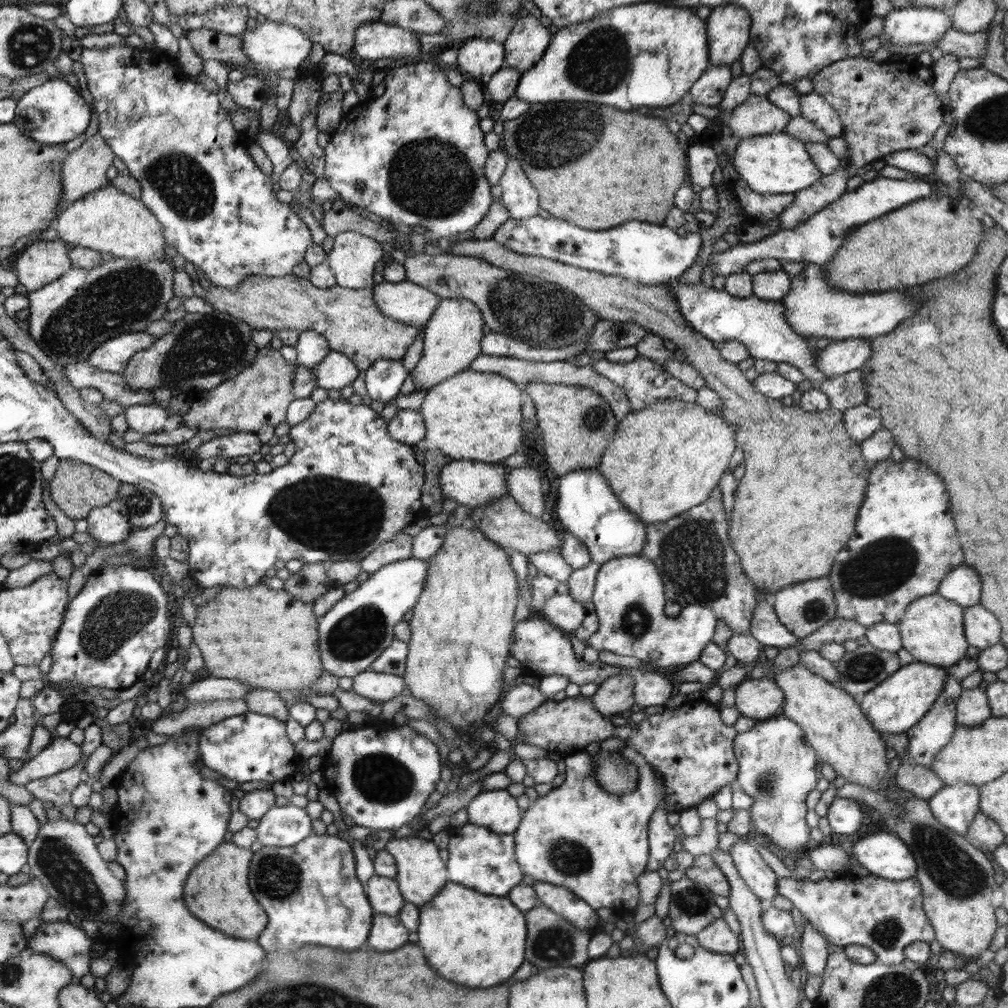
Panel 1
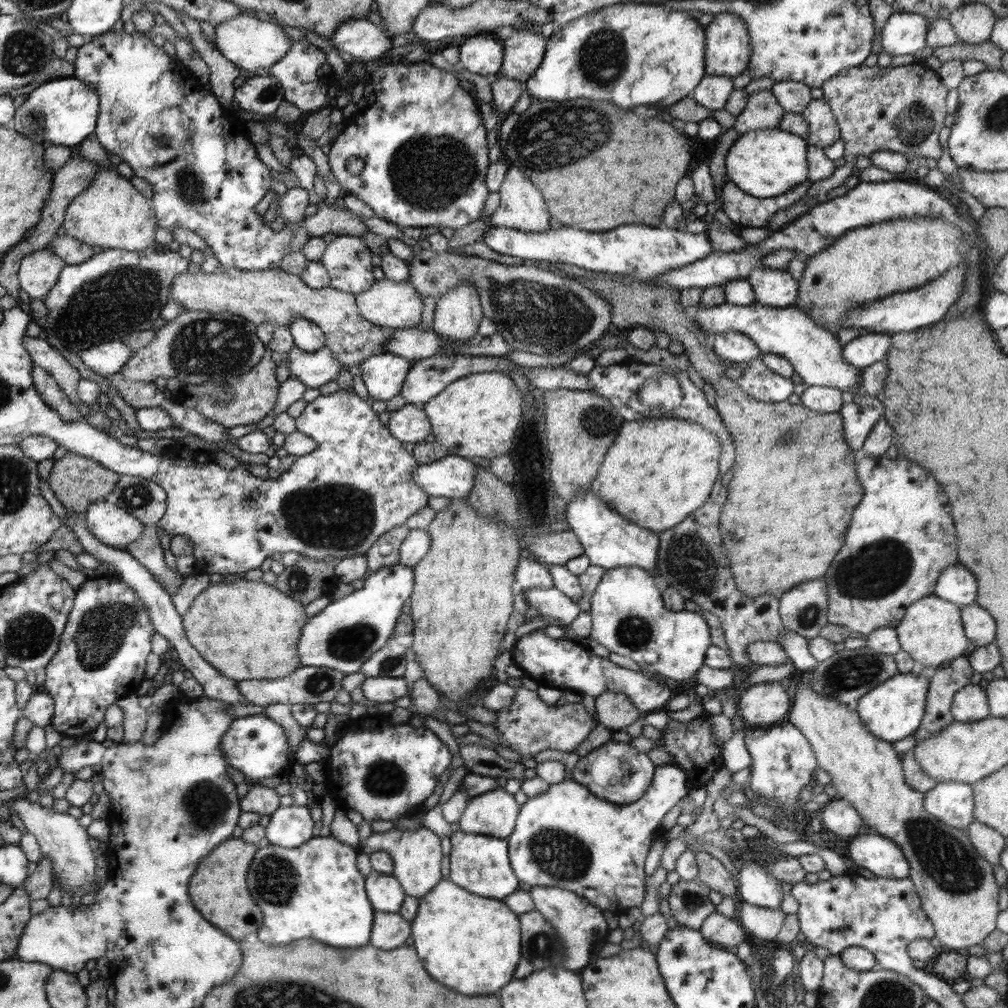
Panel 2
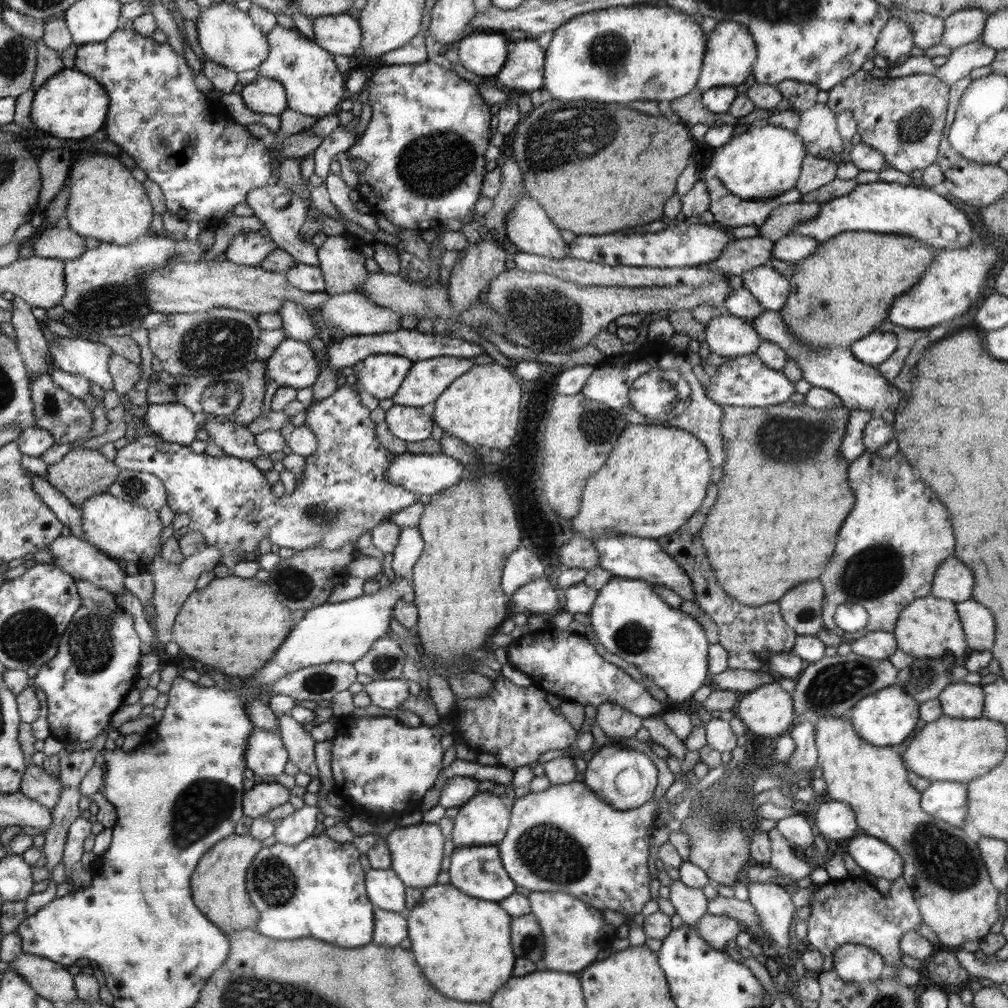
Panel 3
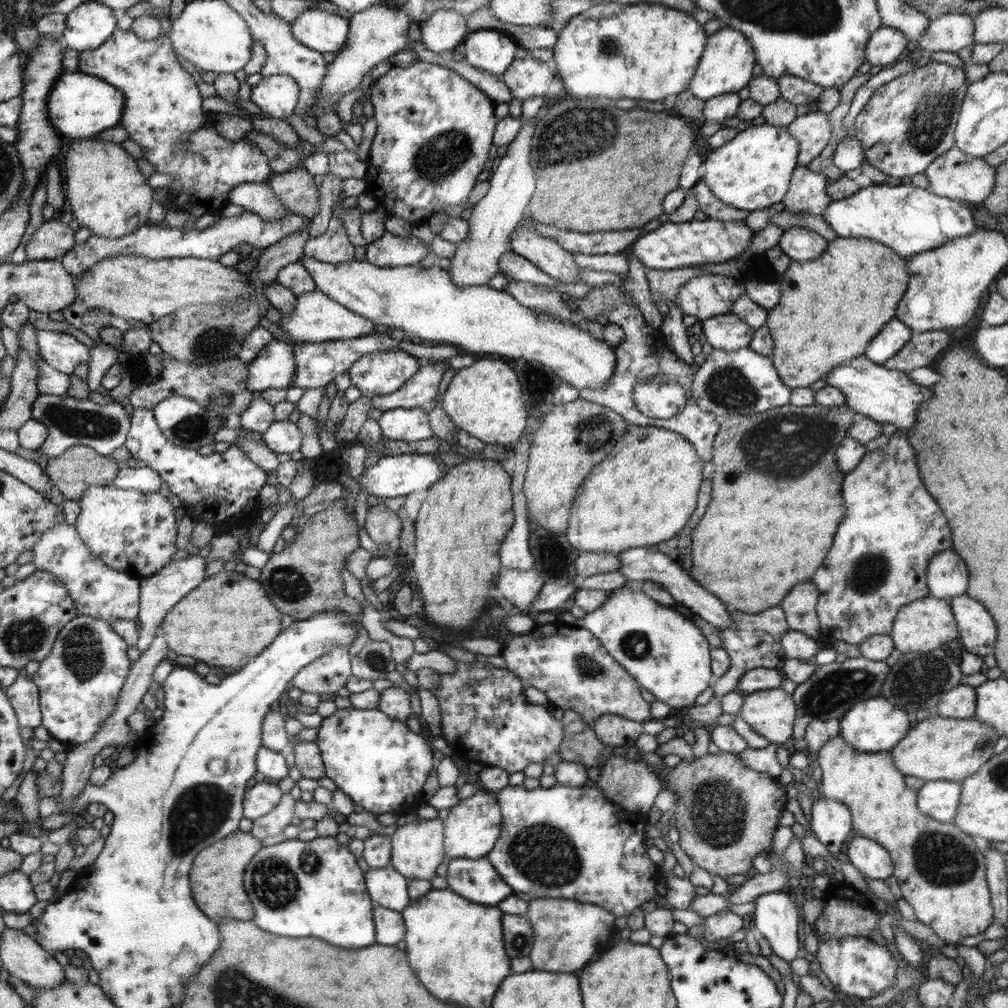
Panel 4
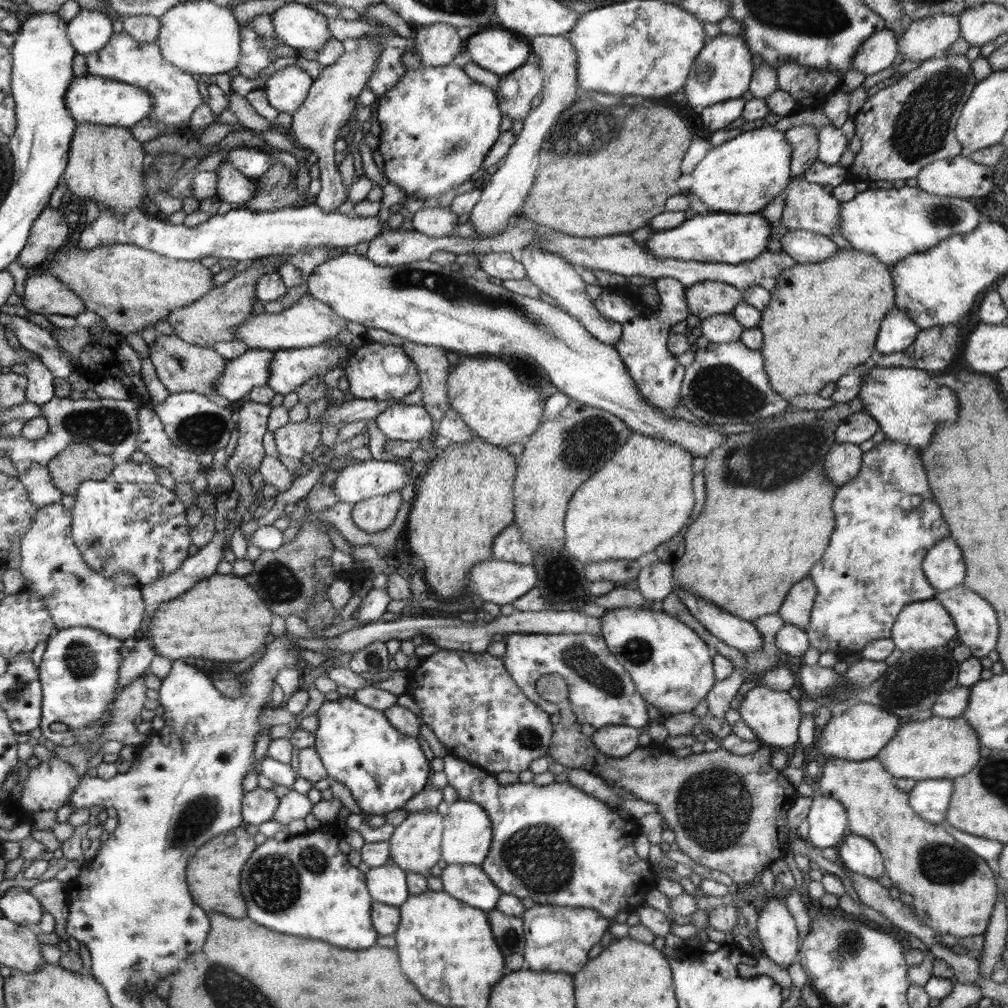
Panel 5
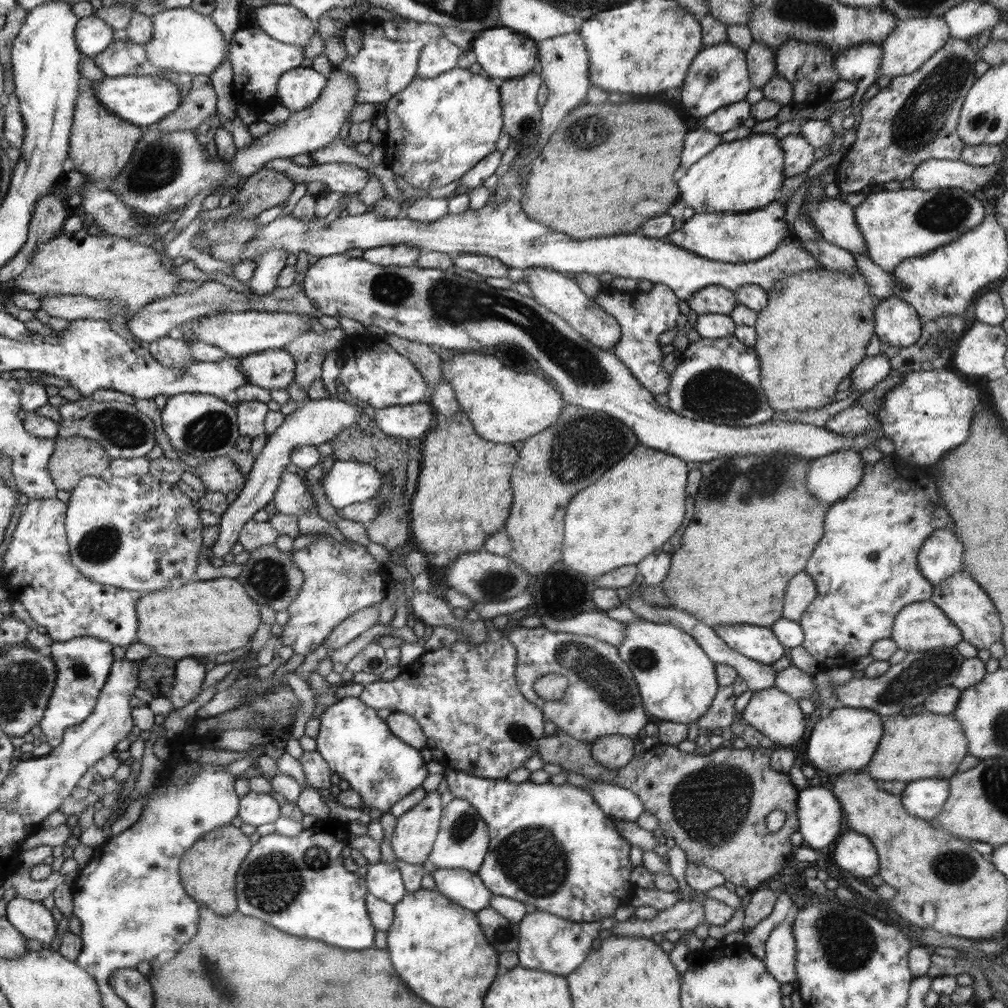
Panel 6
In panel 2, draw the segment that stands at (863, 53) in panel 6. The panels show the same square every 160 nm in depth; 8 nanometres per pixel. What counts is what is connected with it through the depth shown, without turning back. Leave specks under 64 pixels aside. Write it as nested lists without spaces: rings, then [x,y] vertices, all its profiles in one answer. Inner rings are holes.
[[[894,11],[881,30],[881,45],[892,56],[916,55],[927,46],[930,19],[922,14]]]

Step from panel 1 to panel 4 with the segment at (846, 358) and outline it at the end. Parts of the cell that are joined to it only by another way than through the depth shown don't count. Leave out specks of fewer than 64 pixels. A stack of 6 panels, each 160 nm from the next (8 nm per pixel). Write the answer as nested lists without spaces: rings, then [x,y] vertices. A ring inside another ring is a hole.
[[[892,318],[866,347],[866,358],[874,364],[883,365],[902,350],[913,332],[901,320]]]

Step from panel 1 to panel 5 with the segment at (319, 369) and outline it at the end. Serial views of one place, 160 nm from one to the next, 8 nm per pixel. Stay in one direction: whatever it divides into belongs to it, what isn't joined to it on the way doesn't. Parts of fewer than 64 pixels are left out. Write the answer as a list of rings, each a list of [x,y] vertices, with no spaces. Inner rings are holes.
[[[249,348],[240,357],[226,361],[224,373],[215,380],[214,394],[225,403],[231,403],[244,398],[257,387],[268,385],[274,353],[268,349]]]

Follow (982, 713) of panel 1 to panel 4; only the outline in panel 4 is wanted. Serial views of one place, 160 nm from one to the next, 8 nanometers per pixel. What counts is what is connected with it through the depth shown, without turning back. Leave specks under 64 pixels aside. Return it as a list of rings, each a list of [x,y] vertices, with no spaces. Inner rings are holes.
[[[970,685],[955,686],[942,695],[942,699],[936,706],[935,714],[957,720],[974,719],[976,696],[975,688]]]

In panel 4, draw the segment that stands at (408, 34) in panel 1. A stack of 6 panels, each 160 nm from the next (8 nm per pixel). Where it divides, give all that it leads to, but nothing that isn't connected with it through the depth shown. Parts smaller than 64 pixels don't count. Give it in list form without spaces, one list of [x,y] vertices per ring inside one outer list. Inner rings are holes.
[[[320,9],[305,10],[290,23],[295,39],[318,52],[337,52],[349,38],[349,20]]]

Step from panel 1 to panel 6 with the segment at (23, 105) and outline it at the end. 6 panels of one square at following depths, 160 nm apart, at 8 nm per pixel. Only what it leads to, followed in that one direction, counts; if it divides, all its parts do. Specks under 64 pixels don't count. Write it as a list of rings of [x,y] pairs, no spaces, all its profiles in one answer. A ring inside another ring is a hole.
[[[120,76],[104,77],[94,83],[97,100],[108,110],[112,110],[118,118],[126,119],[142,128],[156,125],[168,117],[174,110],[180,108],[184,100],[181,87],[176,82],[170,82],[168,78],[161,76]]]

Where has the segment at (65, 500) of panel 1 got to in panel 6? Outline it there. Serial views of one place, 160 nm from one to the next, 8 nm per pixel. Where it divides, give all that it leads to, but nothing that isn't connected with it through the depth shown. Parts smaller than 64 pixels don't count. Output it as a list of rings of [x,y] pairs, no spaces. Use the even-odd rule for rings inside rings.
[[[70,436],[68,438],[57,438],[55,449],[51,454],[47,469],[54,484],[60,490],[77,488],[77,484],[86,476],[102,476],[102,472],[109,467],[112,458],[100,443],[94,442],[82,436]]]

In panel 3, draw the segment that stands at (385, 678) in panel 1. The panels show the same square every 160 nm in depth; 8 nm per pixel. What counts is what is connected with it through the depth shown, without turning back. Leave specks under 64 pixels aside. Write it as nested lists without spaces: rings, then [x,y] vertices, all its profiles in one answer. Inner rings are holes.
[[[382,679],[364,685],[371,704],[386,710],[394,710],[410,697],[408,683],[404,679]]]

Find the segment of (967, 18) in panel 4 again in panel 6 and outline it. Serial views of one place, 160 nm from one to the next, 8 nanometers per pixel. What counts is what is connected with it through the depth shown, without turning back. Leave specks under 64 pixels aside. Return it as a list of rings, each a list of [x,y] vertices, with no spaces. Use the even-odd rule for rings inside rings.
[[[942,17],[910,18],[898,21],[896,27],[883,40],[882,60],[877,79],[882,75],[892,78],[916,72],[933,54],[936,54],[951,37],[950,29]]]

